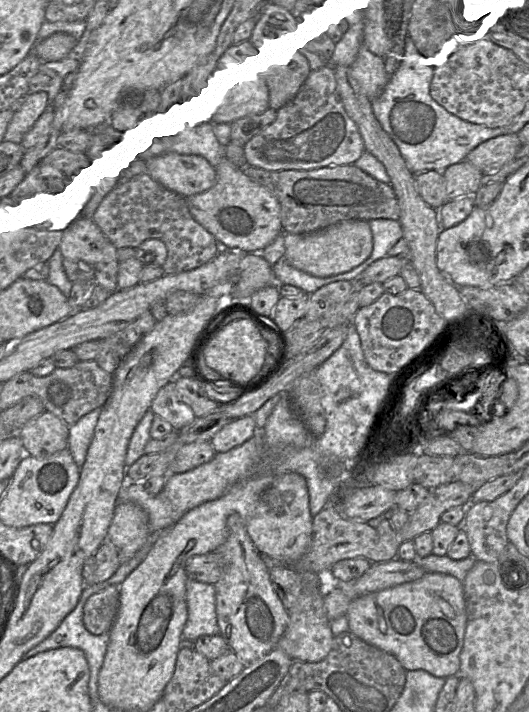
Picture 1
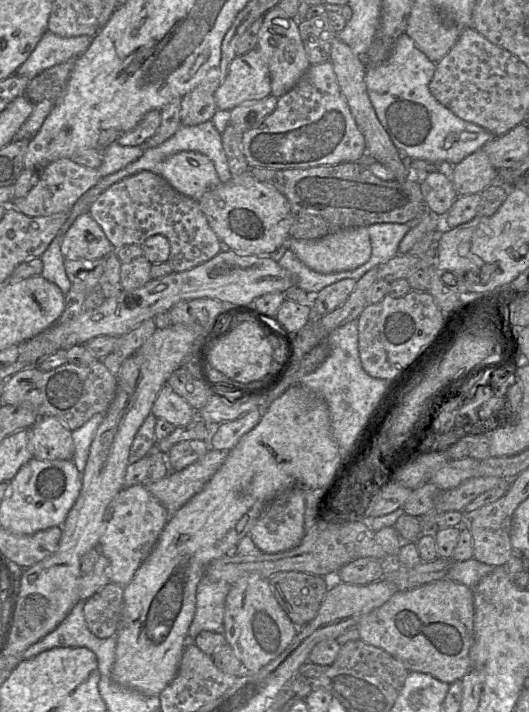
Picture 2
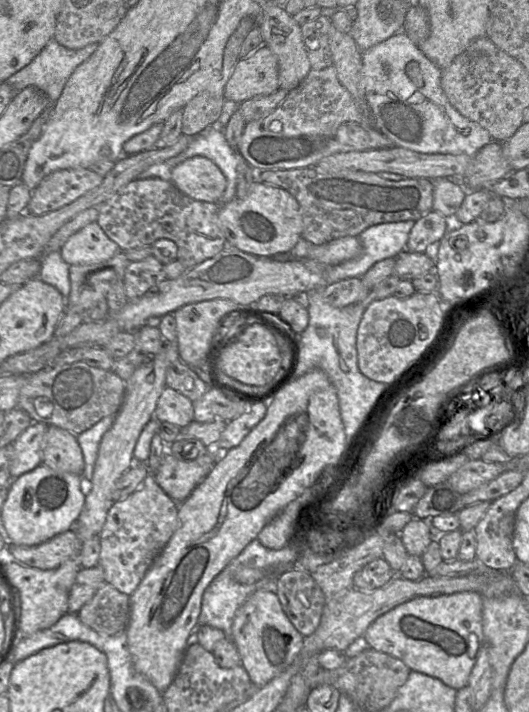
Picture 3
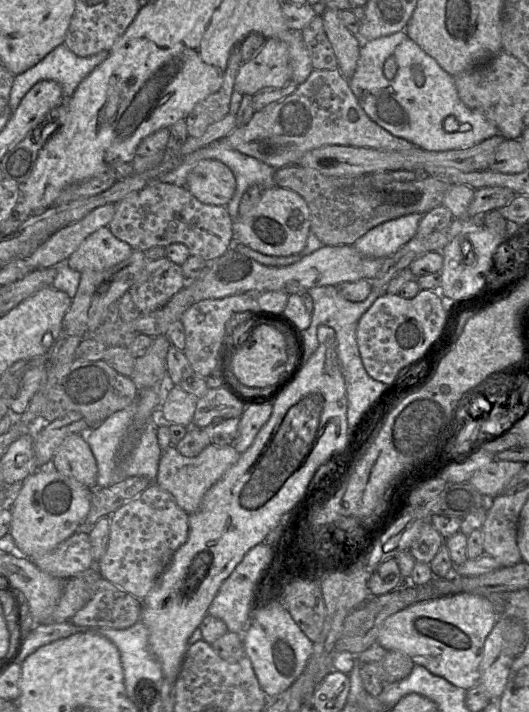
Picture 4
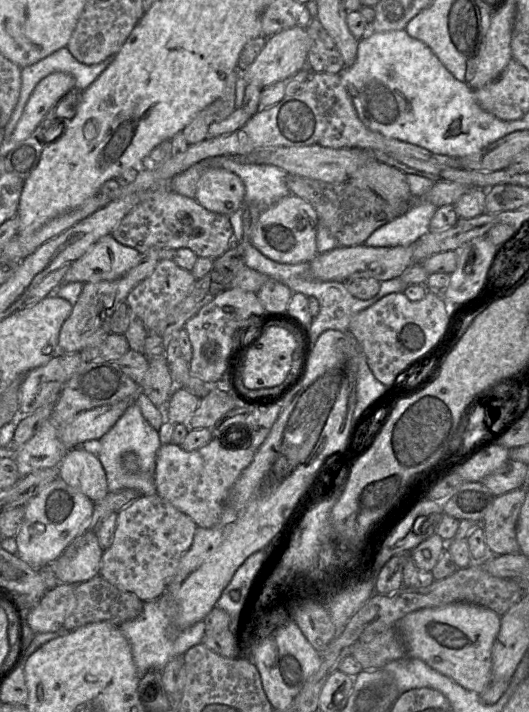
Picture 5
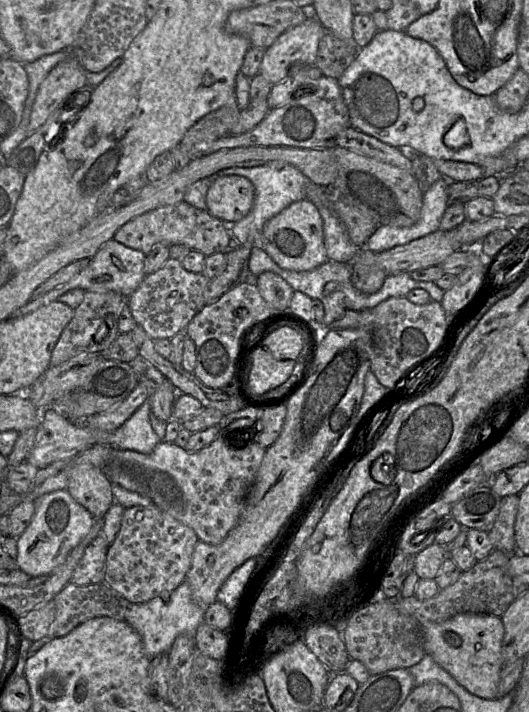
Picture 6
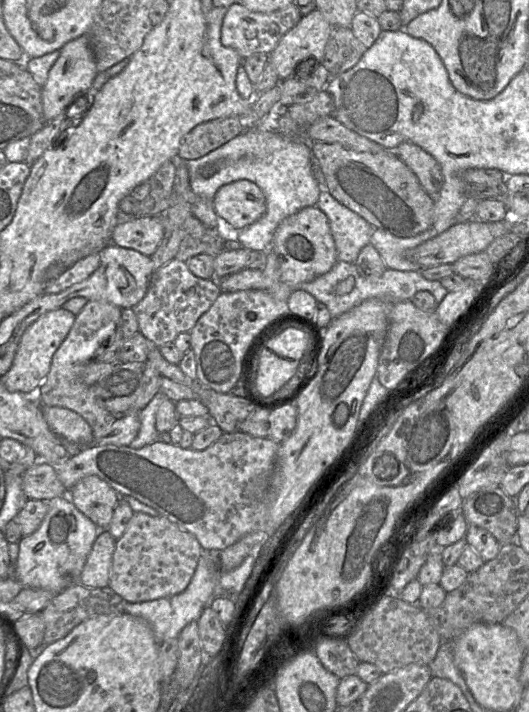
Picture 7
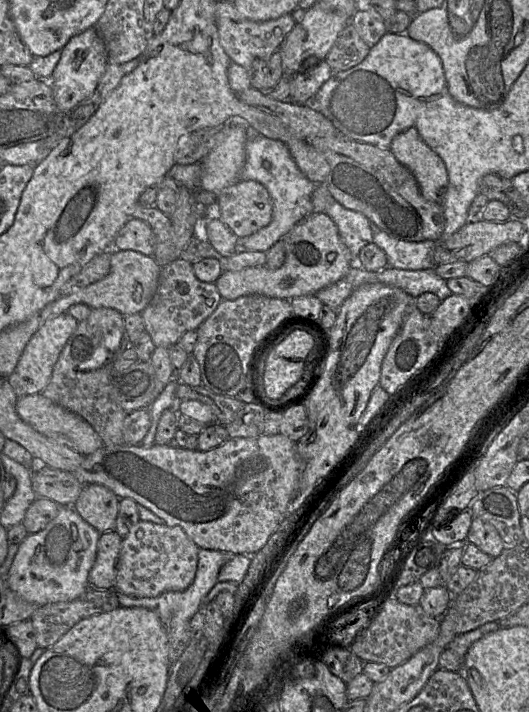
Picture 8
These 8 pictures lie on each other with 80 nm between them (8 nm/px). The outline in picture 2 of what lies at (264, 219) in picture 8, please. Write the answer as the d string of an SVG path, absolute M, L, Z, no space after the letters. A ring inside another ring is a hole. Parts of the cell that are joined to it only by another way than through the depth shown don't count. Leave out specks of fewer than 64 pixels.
M193 151L179 152L166 159L161 176L176 191L194 200L222 183L213 161Z

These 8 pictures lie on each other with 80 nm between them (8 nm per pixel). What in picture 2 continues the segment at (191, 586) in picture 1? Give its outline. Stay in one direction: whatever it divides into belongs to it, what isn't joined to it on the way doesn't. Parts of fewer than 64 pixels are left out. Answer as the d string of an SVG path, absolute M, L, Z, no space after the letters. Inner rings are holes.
M203 577L196 591L196 611L188 635L196 637L201 631L224 634L224 610L231 585L225 581L210 581Z

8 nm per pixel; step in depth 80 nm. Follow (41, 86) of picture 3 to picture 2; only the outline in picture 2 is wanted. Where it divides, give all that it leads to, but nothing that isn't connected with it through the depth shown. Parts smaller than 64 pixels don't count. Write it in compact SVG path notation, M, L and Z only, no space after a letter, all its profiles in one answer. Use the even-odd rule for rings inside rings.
M48 30L16 74L31 80L52 66L80 57L87 51L92 40L90 36L65 38Z

